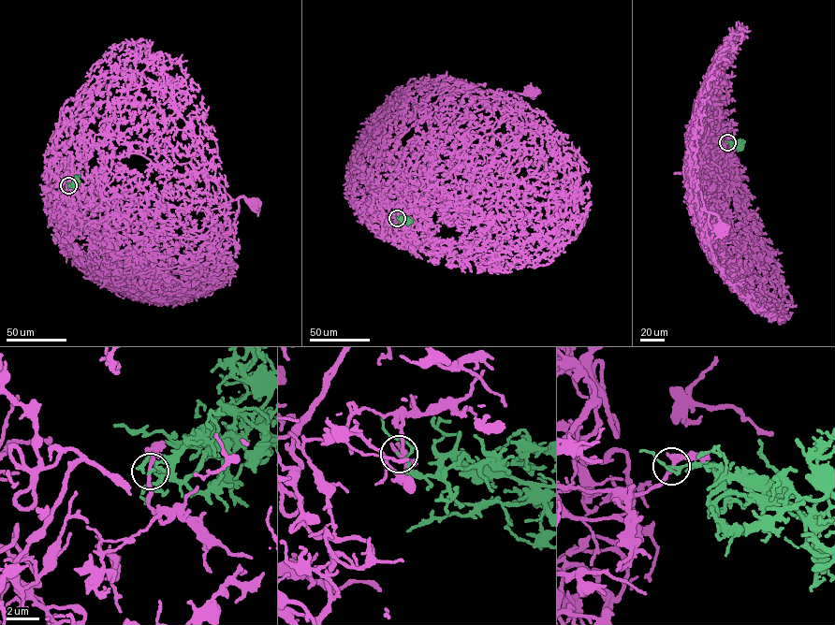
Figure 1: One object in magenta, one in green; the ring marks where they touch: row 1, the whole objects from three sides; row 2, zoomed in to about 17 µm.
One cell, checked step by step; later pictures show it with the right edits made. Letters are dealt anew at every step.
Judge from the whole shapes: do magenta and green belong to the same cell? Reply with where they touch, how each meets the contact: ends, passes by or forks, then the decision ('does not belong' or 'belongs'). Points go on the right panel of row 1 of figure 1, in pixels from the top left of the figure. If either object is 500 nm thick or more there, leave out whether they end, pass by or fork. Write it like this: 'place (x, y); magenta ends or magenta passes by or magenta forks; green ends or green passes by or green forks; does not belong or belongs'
place (727, 142); magenta passes by; green passes by; does not belong

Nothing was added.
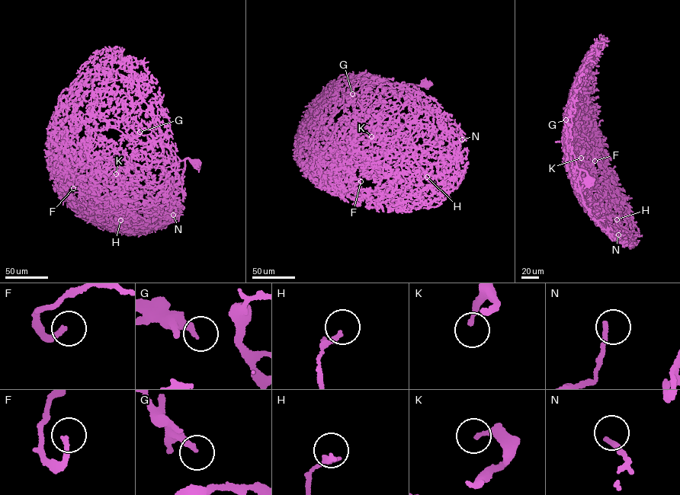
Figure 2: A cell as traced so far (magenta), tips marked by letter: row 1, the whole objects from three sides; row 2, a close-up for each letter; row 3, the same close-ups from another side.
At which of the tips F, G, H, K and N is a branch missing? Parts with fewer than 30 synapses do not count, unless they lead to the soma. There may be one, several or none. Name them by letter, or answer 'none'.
F

